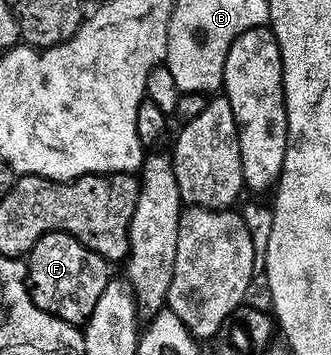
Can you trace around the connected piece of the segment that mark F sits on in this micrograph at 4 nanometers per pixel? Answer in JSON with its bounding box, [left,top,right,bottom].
[29,232,113,325]

